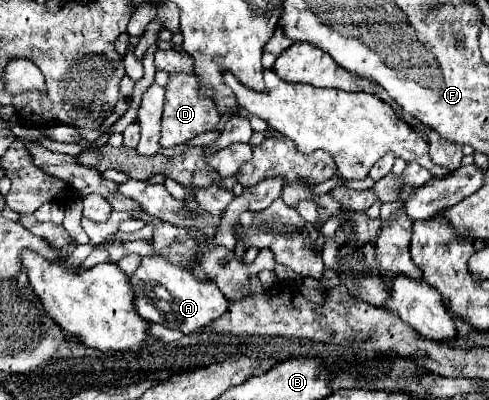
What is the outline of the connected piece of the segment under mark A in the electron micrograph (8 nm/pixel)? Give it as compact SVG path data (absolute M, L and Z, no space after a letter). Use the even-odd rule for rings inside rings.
M153 252L151 256L141 256L141 262L137 270L129 276L129 282L135 294L133 306L145 320L159 322L167 328L177 328L183 334L191 334L207 326L227 310L227 300L213 282L199 280L189 266L173 264L159 252ZM161 290L167 292L167 300L165 292L161 294Z

